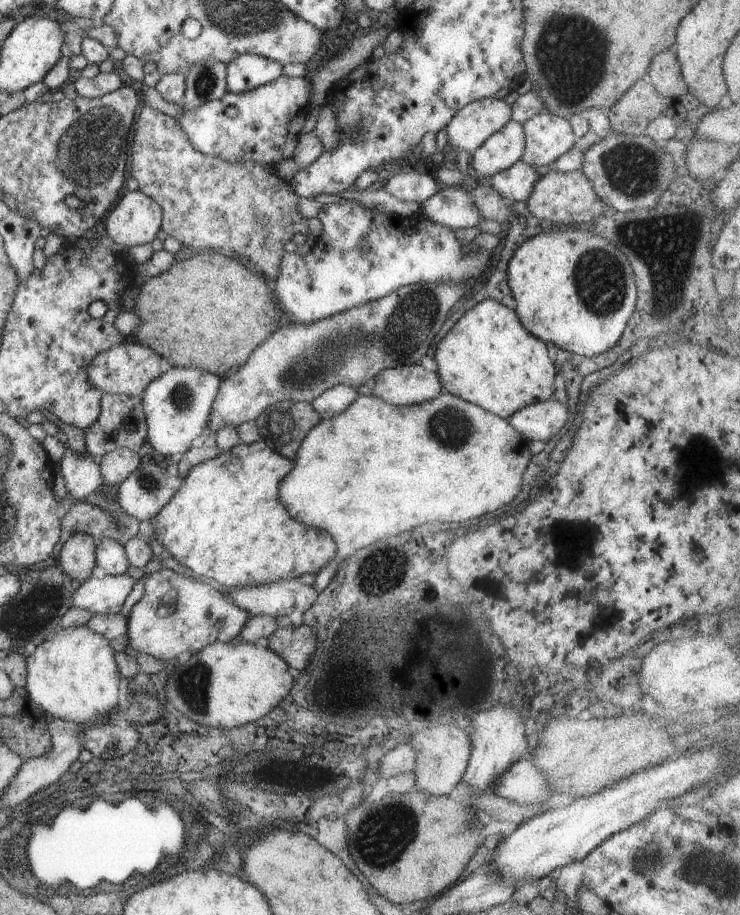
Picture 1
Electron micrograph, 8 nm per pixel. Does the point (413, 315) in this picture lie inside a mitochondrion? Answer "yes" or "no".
yes

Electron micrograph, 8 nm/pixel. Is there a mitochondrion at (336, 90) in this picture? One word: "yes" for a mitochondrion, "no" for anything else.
no

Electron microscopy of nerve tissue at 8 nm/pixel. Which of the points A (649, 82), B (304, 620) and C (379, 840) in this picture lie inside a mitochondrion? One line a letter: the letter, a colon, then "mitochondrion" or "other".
A: other
B: other
C: mitochondrion

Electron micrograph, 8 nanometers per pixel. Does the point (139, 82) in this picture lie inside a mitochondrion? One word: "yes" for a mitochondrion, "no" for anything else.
no

